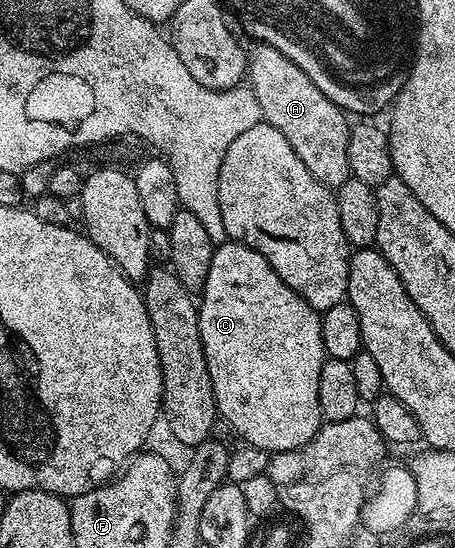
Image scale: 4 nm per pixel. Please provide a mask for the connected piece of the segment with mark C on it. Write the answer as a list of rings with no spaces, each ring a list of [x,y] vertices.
[[[225,240],[212,250],[210,275],[198,297],[200,334],[214,387],[216,411],[222,419],[230,419],[233,434],[246,445],[253,445],[269,455],[294,451],[314,439],[322,418],[318,407],[318,375],[326,359],[322,343],[321,314],[302,299],[266,263],[258,251]]]

